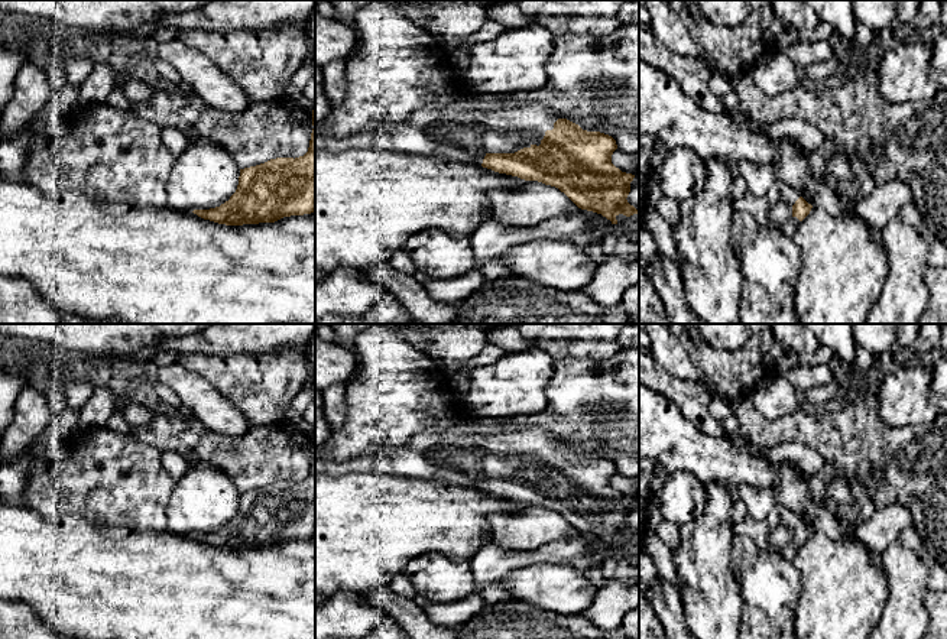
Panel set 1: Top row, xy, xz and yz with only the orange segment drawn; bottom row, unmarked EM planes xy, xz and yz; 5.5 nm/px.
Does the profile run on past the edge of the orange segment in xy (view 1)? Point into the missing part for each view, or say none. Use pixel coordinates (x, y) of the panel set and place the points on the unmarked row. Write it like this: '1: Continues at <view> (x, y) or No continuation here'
1: No continuation here

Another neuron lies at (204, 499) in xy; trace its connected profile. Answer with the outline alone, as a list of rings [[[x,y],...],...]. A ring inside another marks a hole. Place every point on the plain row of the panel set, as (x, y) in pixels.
[[[189,463],[166,505],[166,531],[179,535],[220,531],[236,516],[240,493],[227,473],[207,463]]]

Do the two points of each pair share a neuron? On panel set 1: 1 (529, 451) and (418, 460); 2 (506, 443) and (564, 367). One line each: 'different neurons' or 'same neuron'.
1: same neuron
2: different neurons

